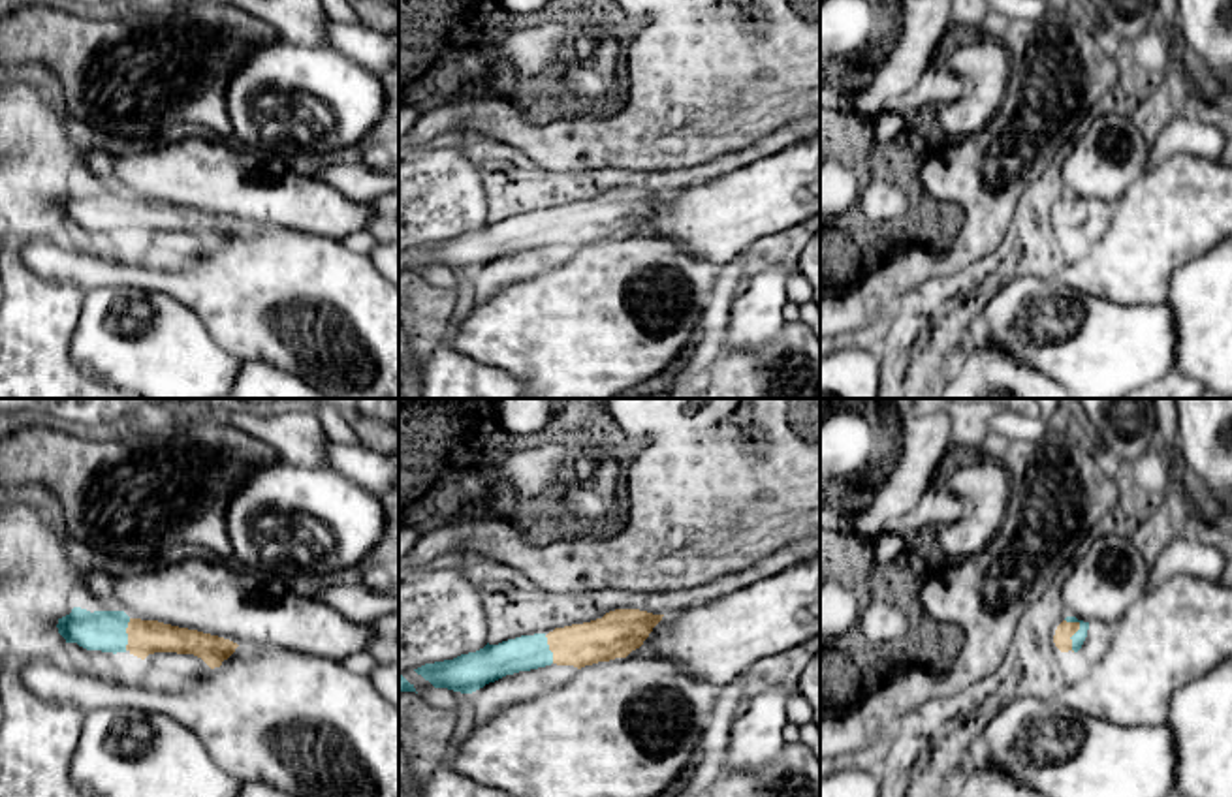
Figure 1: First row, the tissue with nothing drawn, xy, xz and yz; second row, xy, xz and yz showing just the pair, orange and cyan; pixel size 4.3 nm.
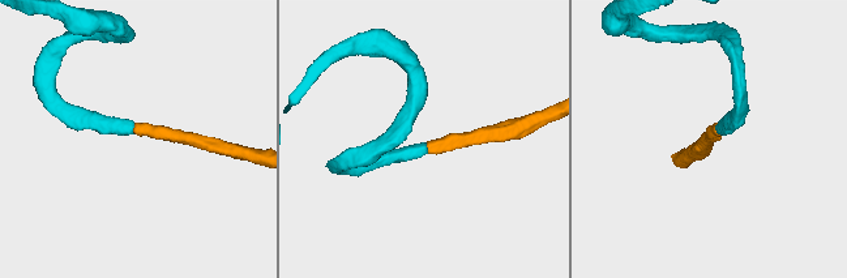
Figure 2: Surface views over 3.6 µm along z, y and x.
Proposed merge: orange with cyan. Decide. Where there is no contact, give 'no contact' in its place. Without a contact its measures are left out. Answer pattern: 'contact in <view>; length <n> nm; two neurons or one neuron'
contact in yz; length 150 nm; one neuron

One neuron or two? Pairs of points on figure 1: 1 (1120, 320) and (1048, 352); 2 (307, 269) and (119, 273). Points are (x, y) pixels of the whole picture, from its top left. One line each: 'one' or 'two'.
1: one
2: one

